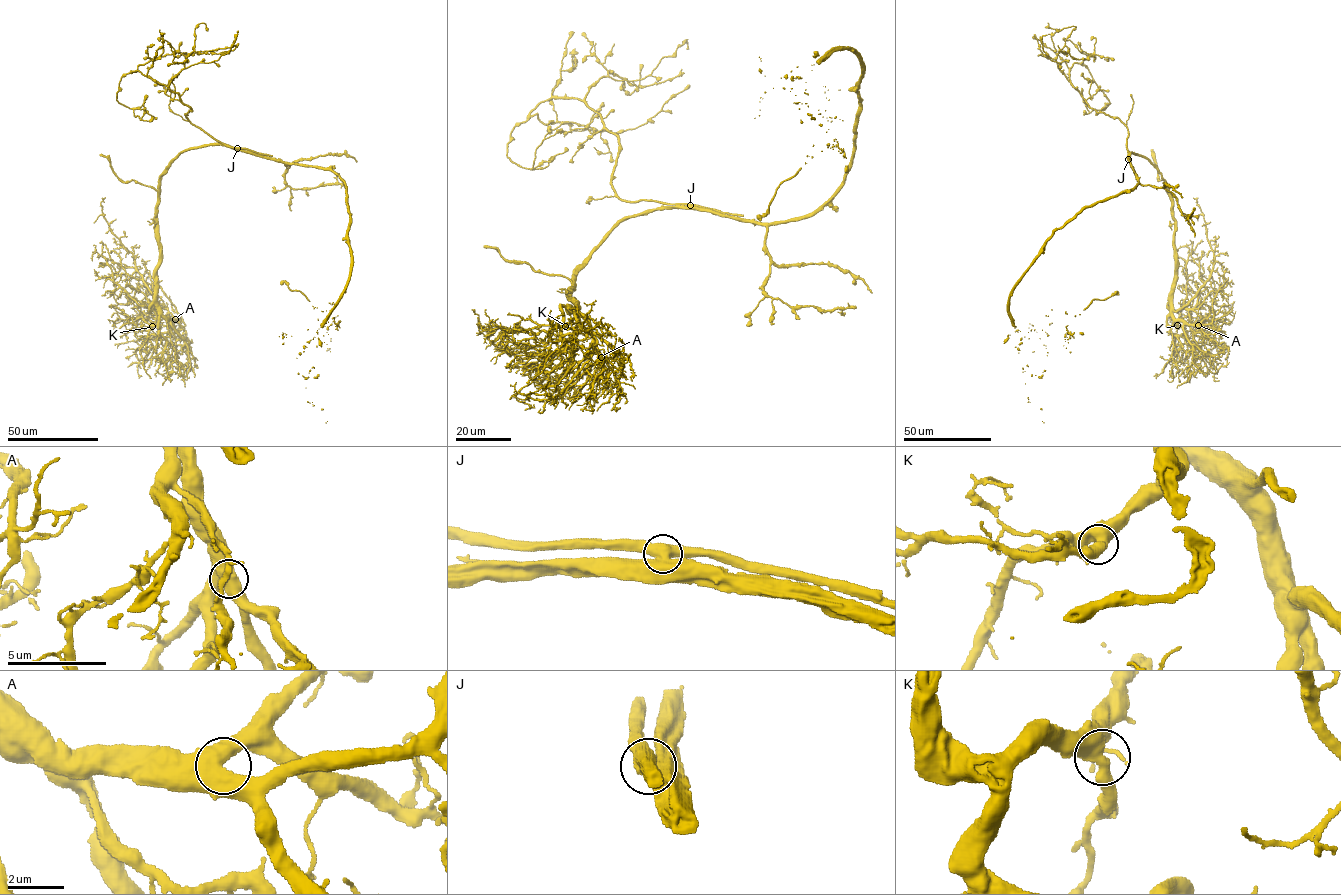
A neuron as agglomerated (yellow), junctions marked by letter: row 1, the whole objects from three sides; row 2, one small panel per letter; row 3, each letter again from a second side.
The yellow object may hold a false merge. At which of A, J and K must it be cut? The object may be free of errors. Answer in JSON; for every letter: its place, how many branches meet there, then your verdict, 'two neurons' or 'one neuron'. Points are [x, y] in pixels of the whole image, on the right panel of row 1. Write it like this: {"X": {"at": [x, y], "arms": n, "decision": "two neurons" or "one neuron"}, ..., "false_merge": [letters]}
{"A": {"at": [1198, 325], "arms": 3, "decision": "one neuron"}, "J": {"at": [1128, 159], "arms": 3, "decision": "two neurons"}, "K": {"at": [1177, 325], "arms": 3, "decision": "one neuron"}, "false_merge": ["J"]}

